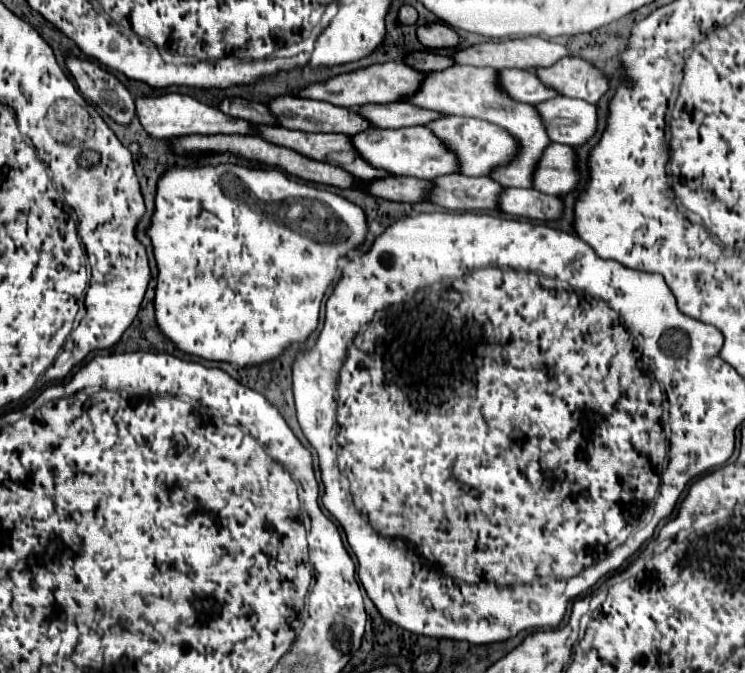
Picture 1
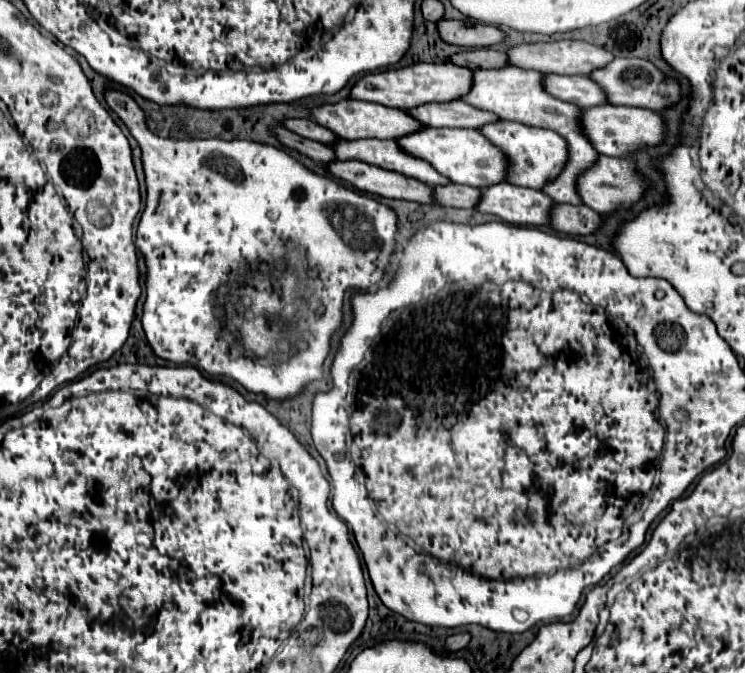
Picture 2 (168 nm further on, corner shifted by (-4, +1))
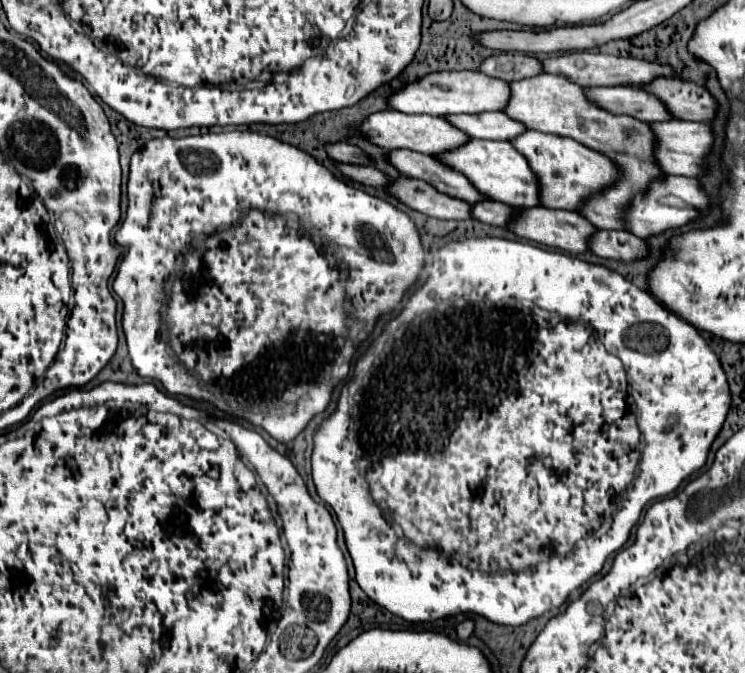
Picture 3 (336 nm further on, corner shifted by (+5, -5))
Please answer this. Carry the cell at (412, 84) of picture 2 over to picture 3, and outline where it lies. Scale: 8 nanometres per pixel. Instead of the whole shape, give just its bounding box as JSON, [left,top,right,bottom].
[390,72,510,114]

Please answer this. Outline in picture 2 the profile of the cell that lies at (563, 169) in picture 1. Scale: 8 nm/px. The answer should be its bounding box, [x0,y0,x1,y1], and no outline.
[579,156,643,214]

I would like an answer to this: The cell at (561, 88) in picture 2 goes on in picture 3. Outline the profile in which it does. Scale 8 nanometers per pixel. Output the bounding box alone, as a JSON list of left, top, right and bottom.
[586,88,674,122]

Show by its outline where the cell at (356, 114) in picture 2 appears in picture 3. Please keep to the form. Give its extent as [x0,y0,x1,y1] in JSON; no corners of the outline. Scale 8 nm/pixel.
[360,110,470,156]

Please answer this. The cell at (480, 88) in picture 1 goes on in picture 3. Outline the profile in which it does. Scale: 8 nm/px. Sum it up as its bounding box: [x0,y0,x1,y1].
[504,74,668,230]

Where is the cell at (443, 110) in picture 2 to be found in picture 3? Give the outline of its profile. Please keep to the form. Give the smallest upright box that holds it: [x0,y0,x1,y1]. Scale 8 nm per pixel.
[446,112,526,140]

